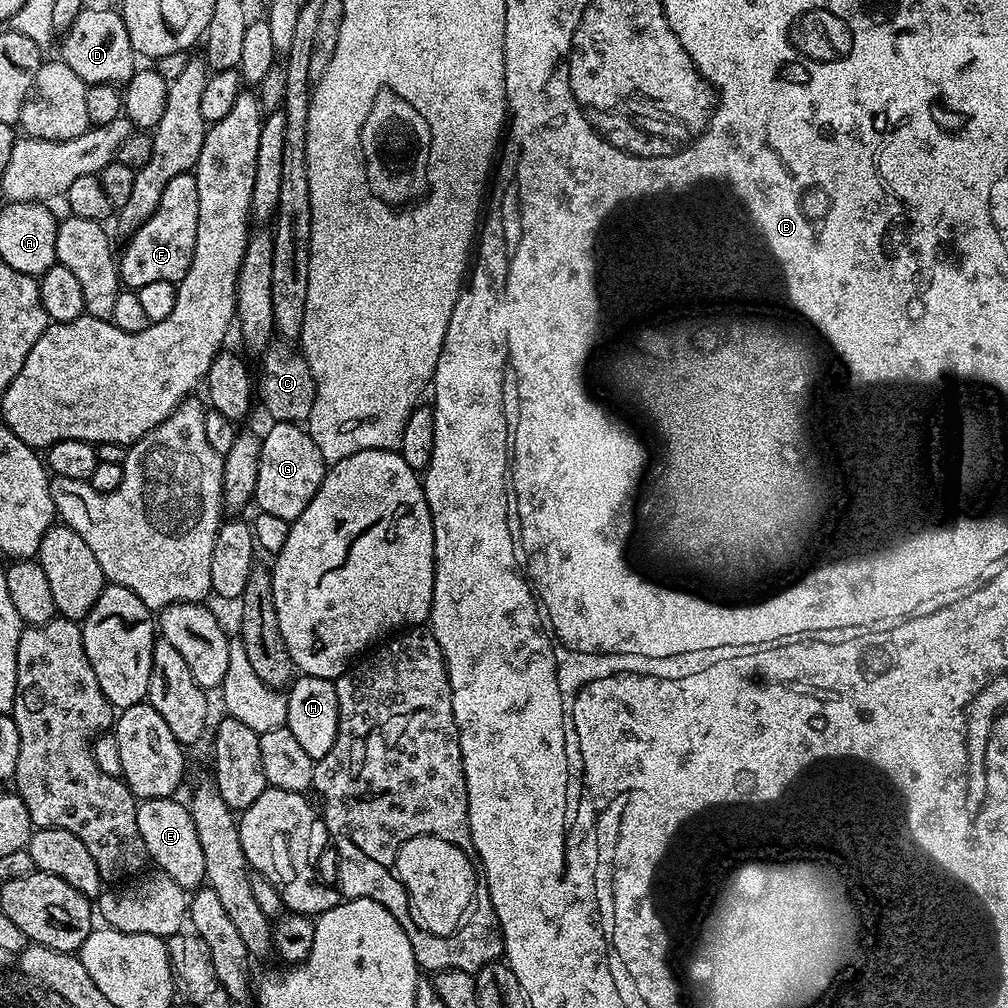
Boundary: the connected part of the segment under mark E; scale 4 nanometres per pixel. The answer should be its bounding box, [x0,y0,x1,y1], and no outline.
[136,798,206,890]

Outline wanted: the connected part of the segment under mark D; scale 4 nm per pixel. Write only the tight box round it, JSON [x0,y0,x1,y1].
[59,7,138,86]

